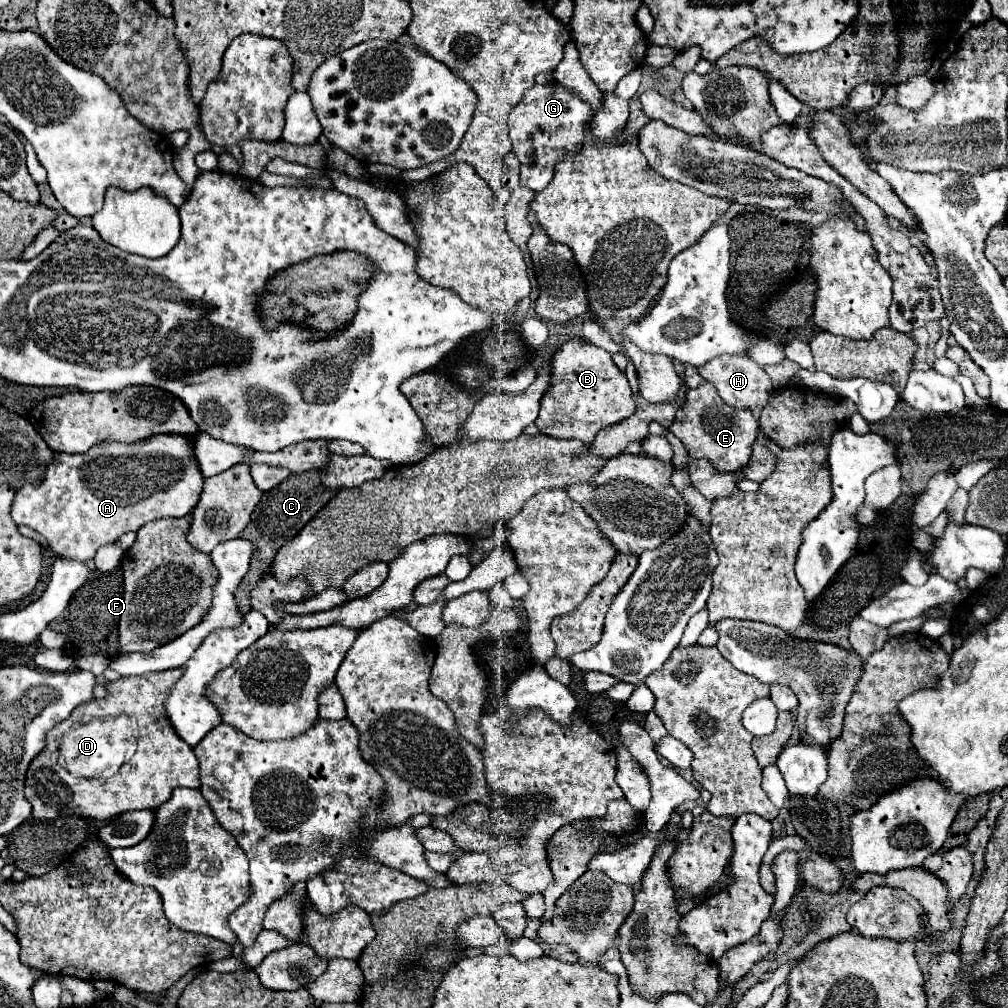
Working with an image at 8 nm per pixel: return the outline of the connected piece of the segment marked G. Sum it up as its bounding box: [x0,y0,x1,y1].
[509,82,593,192]

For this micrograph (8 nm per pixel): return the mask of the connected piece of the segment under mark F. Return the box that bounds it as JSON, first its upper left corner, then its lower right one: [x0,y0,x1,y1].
[55,514,219,660]

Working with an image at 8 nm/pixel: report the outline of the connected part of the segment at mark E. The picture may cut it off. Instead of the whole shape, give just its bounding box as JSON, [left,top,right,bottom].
[669,382,759,472]

